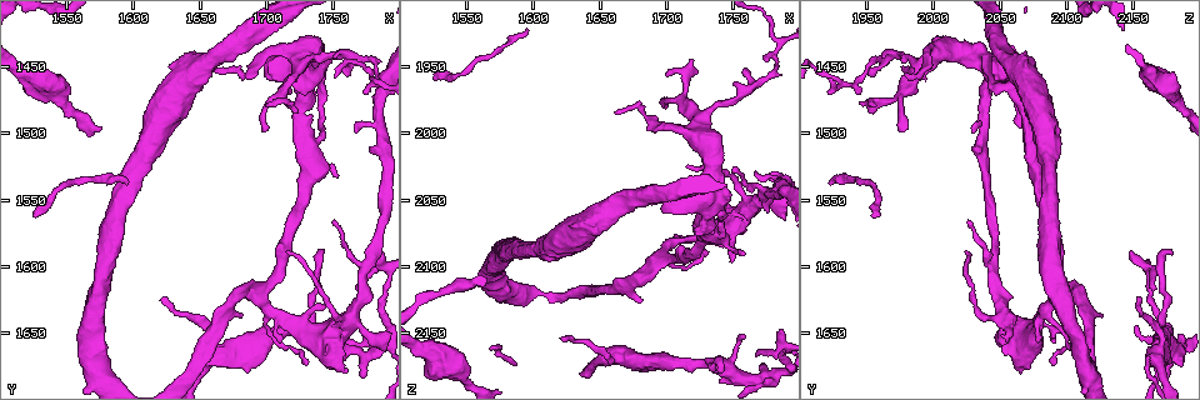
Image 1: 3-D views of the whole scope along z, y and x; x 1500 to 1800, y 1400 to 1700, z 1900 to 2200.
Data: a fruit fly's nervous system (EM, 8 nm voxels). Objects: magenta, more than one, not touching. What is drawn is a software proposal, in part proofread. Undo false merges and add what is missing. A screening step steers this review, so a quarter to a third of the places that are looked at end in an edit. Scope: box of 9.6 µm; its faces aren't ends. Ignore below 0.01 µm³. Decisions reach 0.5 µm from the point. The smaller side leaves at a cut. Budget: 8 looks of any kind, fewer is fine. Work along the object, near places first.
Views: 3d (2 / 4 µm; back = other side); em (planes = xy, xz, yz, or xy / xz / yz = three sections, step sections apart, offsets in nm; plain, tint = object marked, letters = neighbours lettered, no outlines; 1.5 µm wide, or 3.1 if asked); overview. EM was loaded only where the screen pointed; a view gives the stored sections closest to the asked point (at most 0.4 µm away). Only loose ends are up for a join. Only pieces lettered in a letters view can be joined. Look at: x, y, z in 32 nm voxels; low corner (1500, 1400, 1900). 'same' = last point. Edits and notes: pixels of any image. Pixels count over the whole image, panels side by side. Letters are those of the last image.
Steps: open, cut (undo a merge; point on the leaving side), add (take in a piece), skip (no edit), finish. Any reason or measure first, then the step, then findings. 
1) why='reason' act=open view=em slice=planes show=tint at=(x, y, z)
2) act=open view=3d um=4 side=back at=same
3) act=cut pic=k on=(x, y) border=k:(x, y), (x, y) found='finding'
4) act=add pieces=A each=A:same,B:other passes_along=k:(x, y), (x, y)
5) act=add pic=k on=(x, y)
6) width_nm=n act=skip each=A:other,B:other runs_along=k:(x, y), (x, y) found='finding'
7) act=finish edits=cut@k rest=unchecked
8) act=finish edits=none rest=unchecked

act=open view=3d um=2 at=(1772, 1686, 2176)

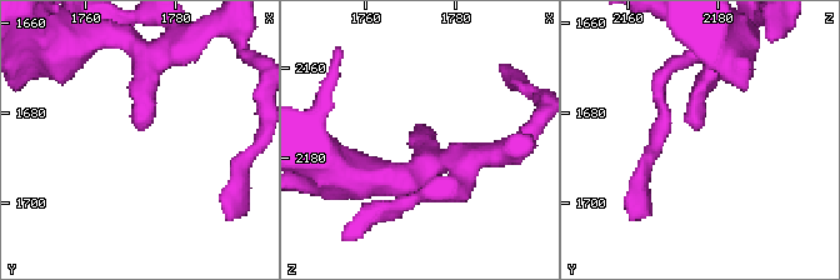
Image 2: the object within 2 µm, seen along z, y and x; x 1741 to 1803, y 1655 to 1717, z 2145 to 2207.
act=open view=em slice=xy step=8 show=letters at=(1772, 1684, 2175)

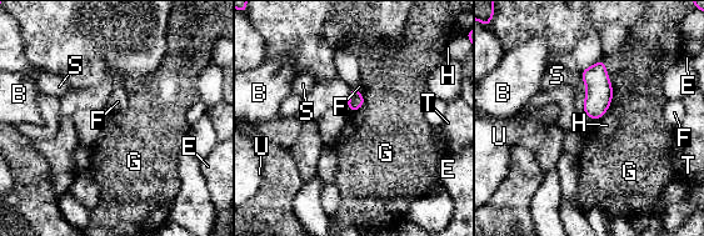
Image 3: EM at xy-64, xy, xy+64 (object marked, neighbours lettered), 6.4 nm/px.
why='cut it another way' act=open view=em slice=planes show=letters at=same

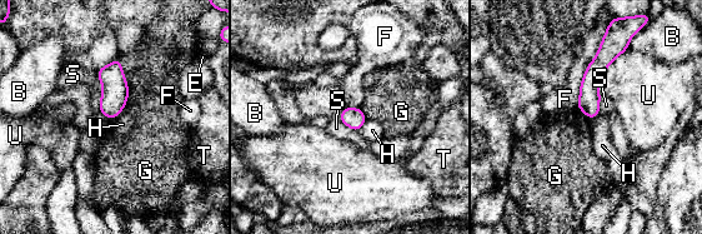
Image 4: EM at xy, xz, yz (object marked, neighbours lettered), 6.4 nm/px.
act=skip each=B:other,E:other,F:other,G:other,H:other,S:other,T:other,U:other border=4:(577, 106), (588, 119) found='none of them fits'

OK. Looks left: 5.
why='tapers out' act=open view=3d um=4 at=(1784, 1588, 2148)

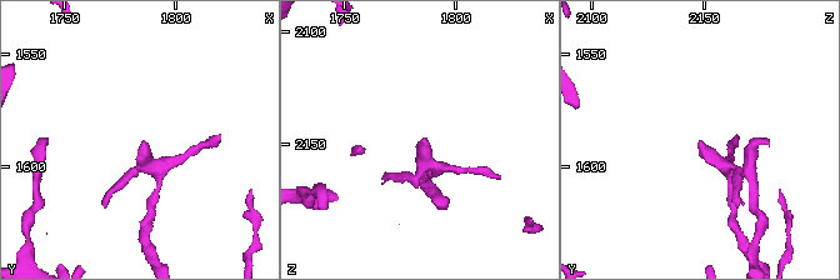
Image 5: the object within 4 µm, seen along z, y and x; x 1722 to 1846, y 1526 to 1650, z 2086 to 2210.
why='shape alone is not enough' act=open view=em slice=xz step=8 show=letters at=(1786, 1589, 2148)

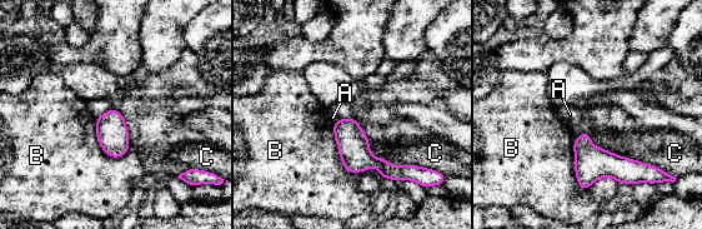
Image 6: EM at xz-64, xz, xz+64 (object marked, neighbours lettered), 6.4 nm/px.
longest_contact=B:460nm act=skip each=A:other,B:other,C:other border=6:(332, 124), (341, 164), (380, 175) found='none of them fits'

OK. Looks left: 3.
why='thin arm on a thick one' act=open view=3d um=2 at=(1666, 1666, 2166)

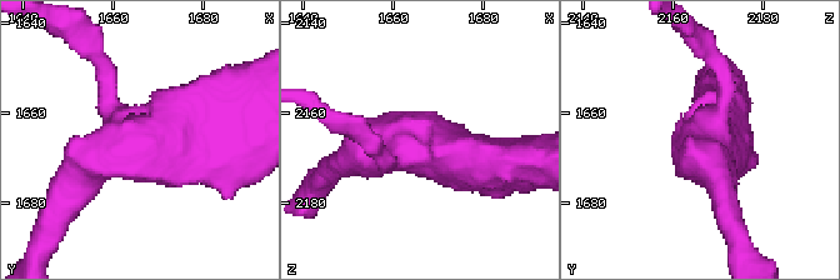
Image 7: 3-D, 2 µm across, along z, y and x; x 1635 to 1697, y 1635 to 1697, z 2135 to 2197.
arms=3 act=open view=em slice=xz step=4 show=letters at=(1666, 1667, 2166)

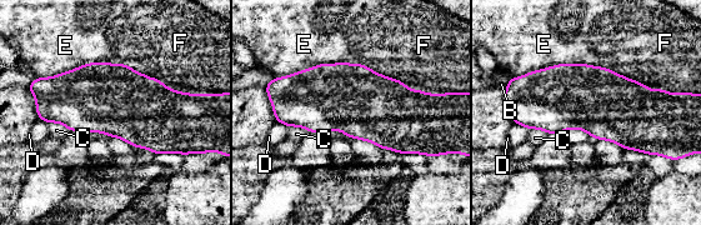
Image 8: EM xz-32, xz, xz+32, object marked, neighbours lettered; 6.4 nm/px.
act=skip each=B:other,C:other,D:other,E:other,F:other border=8:(607, 68), (649, 88) found='one neuron here'

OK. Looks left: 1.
act=finish edits=none rest=unchecked

